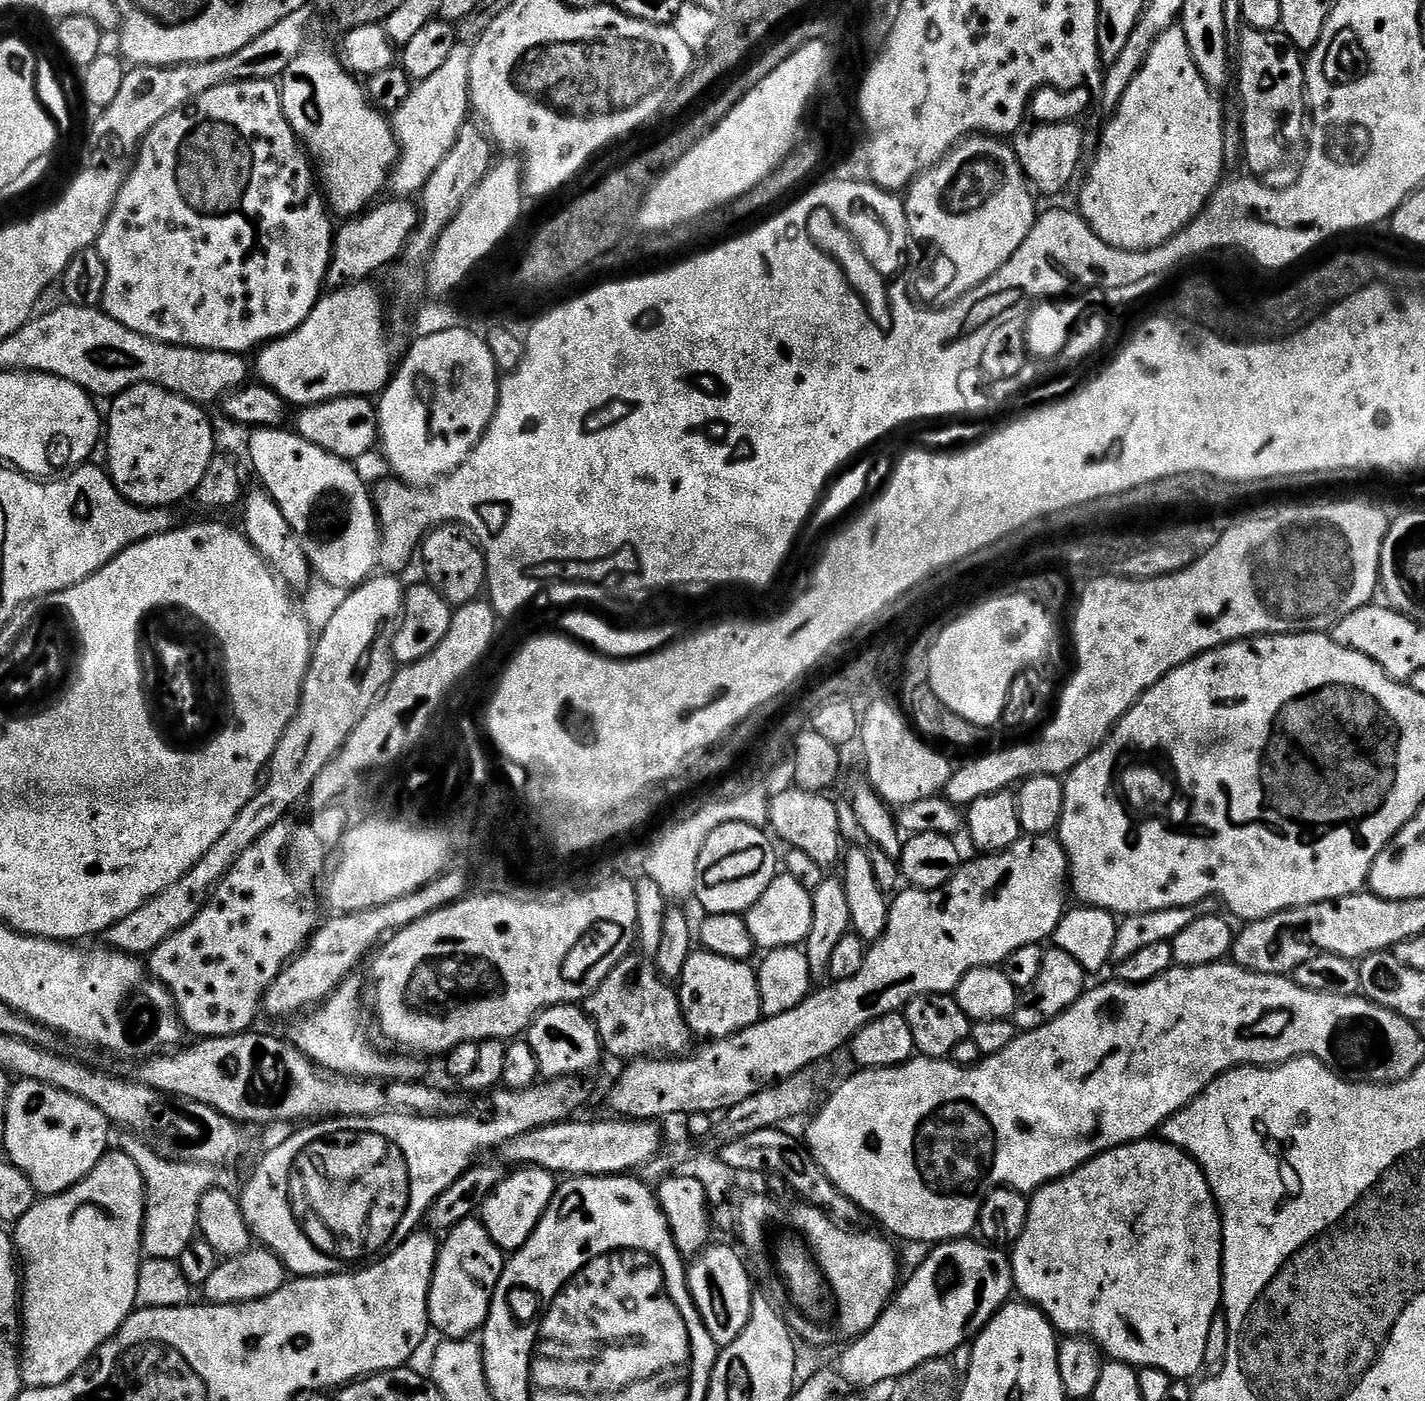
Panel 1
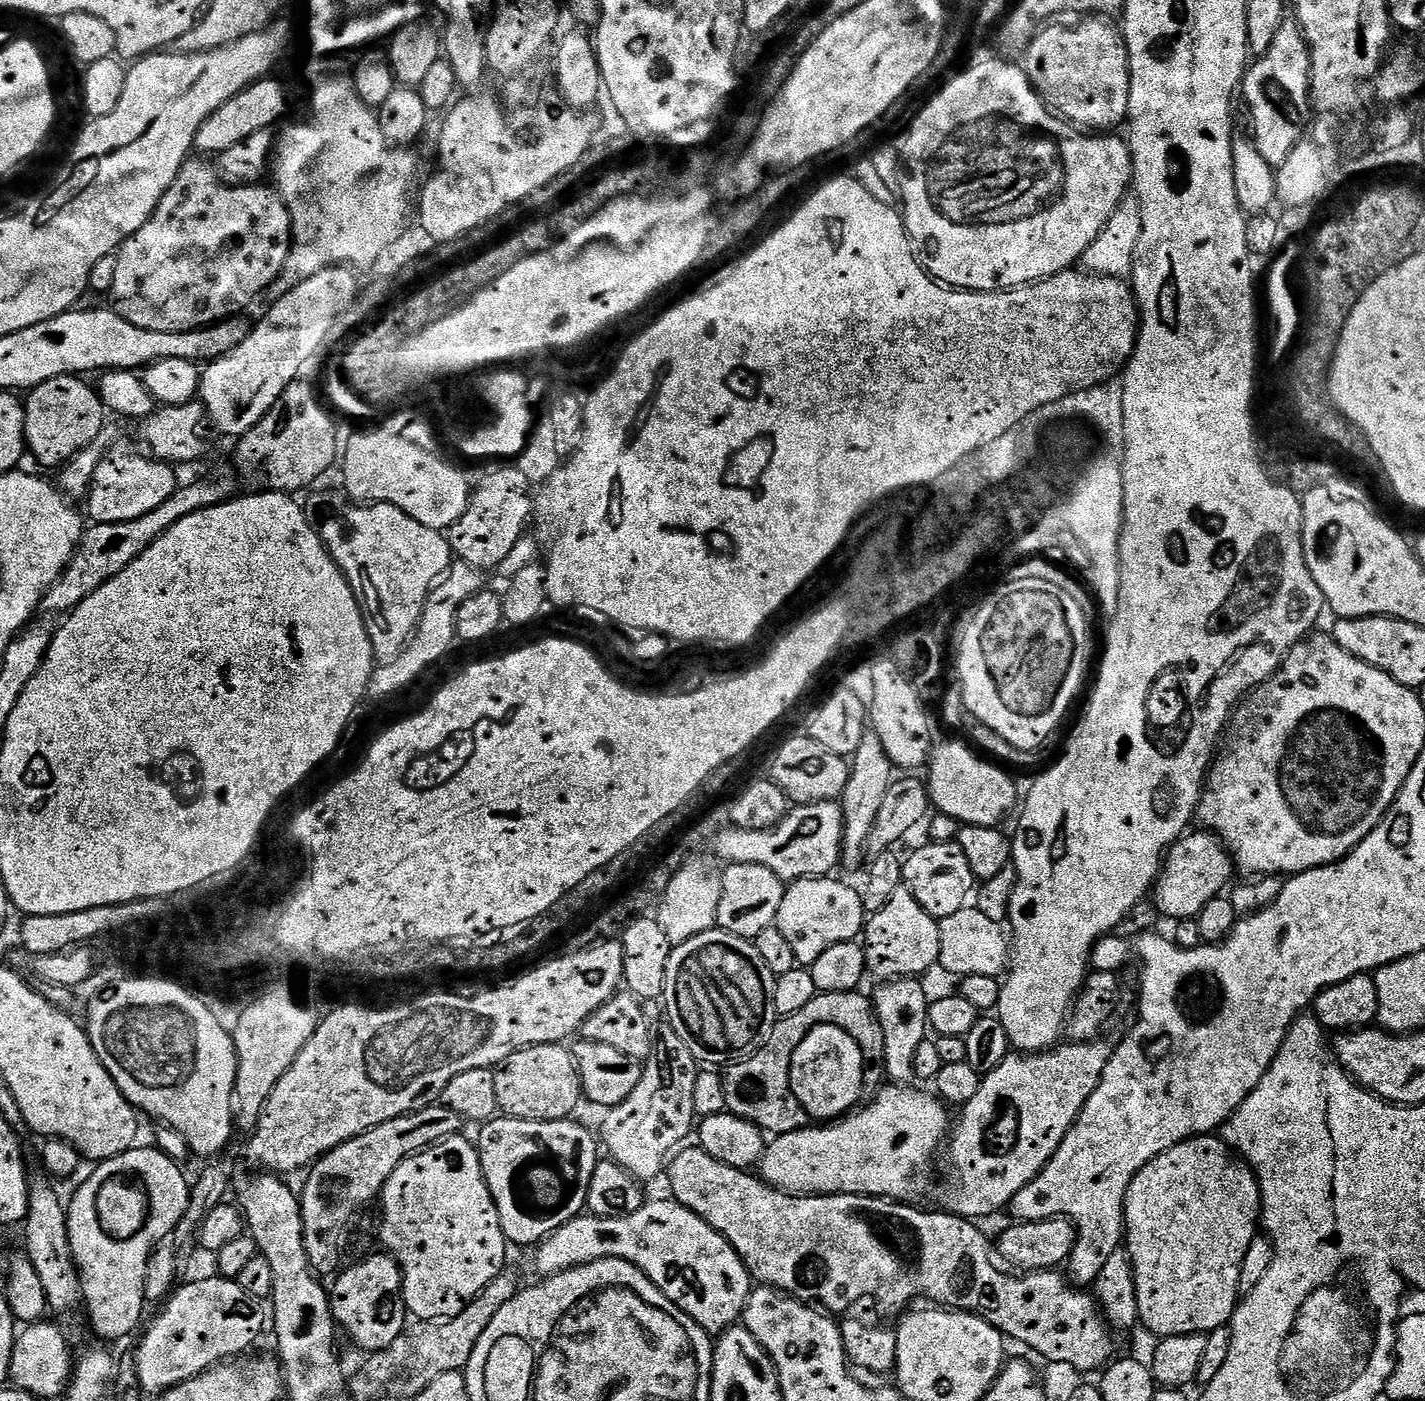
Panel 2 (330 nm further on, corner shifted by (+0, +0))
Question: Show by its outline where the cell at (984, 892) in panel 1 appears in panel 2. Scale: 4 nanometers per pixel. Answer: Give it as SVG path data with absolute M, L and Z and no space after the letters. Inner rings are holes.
M1207 830L1199 831L1189 831L1167 849L1160 875L1156 877L1156 908L1162 915L1169 916L1172 922L1195 920L1206 902L1221 895L1233 883L1234 865L1228 849L1219 836Z

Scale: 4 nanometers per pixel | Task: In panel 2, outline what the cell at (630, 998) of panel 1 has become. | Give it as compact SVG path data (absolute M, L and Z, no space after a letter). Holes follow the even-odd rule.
M861 991L817 993L802 1010L779 1019L767 1042L754 1055L727 1065L723 1073L727 1111L756 1124L768 1134L784 1136L787 1132L800 1131L805 1127L806 1117L790 1094L790 1077L784 1076L784 1072L788 1072L792 1048L800 1044L800 1036L808 1032L808 1024L816 1024L816 1020L836 1020L836 1024L844 1024L844 1028L852 1032L852 1040L856 1040L856 1028L868 1028L868 1020L875 1017L875 1003Z

